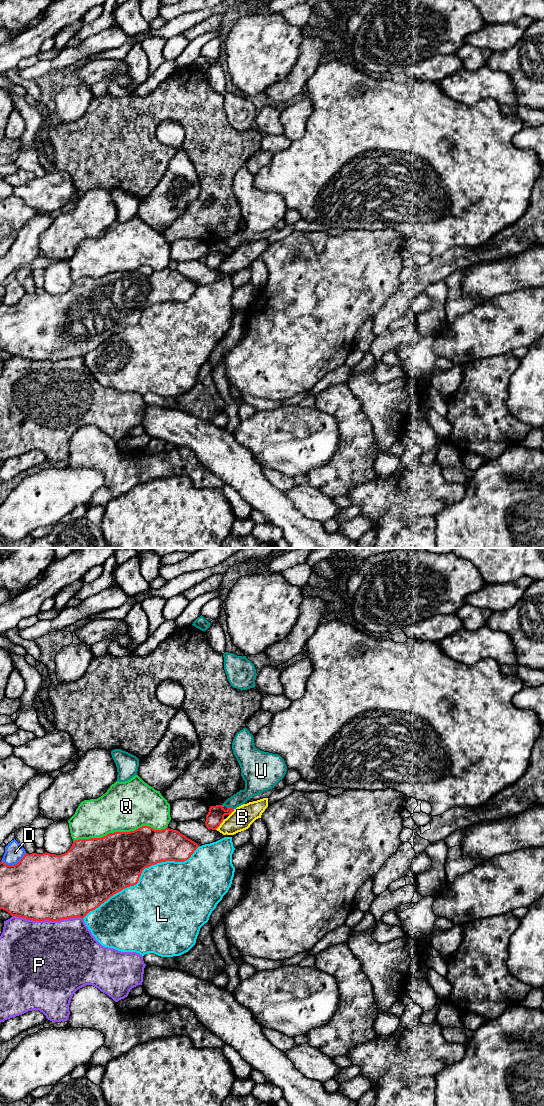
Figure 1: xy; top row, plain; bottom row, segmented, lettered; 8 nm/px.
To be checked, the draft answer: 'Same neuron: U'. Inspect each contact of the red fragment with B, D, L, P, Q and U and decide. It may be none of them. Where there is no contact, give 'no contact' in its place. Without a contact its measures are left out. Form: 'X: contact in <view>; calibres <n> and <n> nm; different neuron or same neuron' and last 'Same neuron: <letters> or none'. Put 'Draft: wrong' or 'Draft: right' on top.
Draft: wrong
B: contact in xy; calibres 140 and 180 nm; different neuron
D: contact in xy; calibres 500 and 160 nm; different neuron
L: contact in xy; calibres 460 and 480 nm; different neuron
P: contact in xy; calibres 500 and 480 nm; different neuron
Q: contact in xy; calibres 460 and 400 nm; different neuron
U: contact in xy; calibres 140 and 140 nm; different neuron
Same neuron: none

